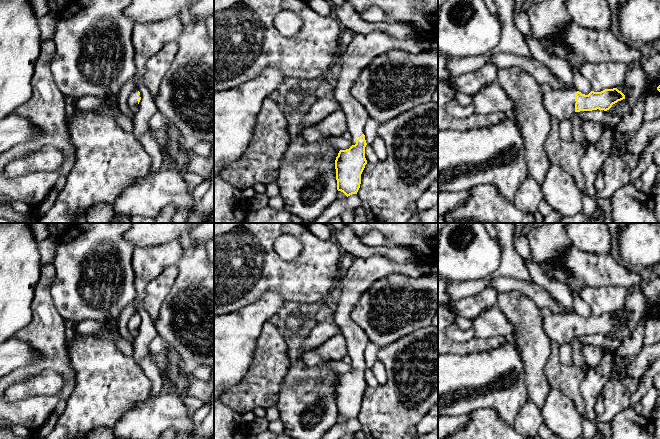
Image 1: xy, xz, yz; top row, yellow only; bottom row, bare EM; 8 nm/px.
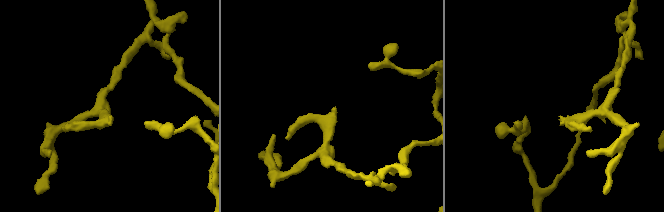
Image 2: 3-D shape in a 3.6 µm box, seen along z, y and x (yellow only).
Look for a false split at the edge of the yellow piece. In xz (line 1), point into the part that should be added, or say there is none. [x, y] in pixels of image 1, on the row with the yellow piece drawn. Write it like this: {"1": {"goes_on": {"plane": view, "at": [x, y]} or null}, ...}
{"1": {"goes_on": {"plane": "xz", "at": [364, 48]}}}

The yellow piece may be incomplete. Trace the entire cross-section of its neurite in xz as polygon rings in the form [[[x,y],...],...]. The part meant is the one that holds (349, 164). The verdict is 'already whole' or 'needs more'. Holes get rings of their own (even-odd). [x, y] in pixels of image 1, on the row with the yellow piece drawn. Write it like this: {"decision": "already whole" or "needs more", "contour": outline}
{"decision": "needs more", "contour": [[[372,32],[370,34],[357,34],[348,47],[341,50],[338,57],[339,68],[336,70],[338,82],[334,97],[339,102],[341,110],[345,113],[349,132],[352,135],[353,145],[346,150],[340,150],[335,160],[337,190],[347,197],[357,194],[361,184],[361,174],[367,164],[365,158],[365,125],[369,119],[366,109],[351,94],[351,87],[359,74],[378,56],[382,56],[392,50],[405,51],[411,54],[424,52],[430,48],[430,42],[422,39],[401,40],[389,36],[384,32]]]}

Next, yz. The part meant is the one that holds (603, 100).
{"decision": "needs more", "contour": [[[617,88],[605,89],[601,92],[591,91],[588,95],[576,89],[546,90],[543,105],[551,117],[559,122],[568,120],[575,112],[592,110],[609,110],[613,104],[625,99],[625,95]]]}

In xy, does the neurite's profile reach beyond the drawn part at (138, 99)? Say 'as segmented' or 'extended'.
extended

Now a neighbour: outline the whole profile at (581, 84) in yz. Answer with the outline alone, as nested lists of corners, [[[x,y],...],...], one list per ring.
[[[574,72],[574,87],[577,91],[585,95],[591,92],[590,83],[579,72]]]

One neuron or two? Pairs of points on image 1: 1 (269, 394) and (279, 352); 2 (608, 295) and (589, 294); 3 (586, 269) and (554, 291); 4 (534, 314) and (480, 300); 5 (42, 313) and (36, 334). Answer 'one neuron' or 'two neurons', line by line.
1: one neuron
2: one neuron
3: two neurons
4: two neurons
5: one neuron

